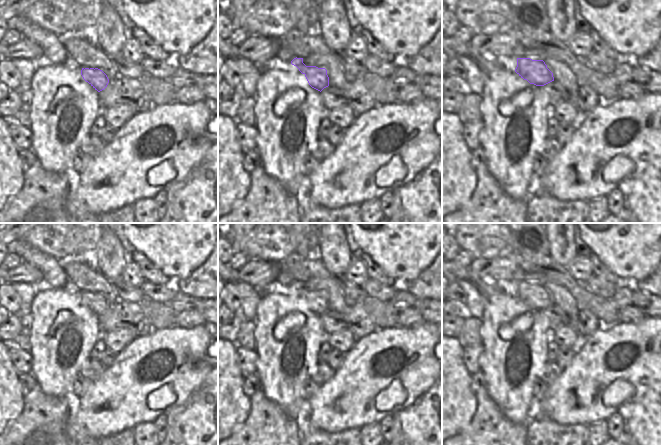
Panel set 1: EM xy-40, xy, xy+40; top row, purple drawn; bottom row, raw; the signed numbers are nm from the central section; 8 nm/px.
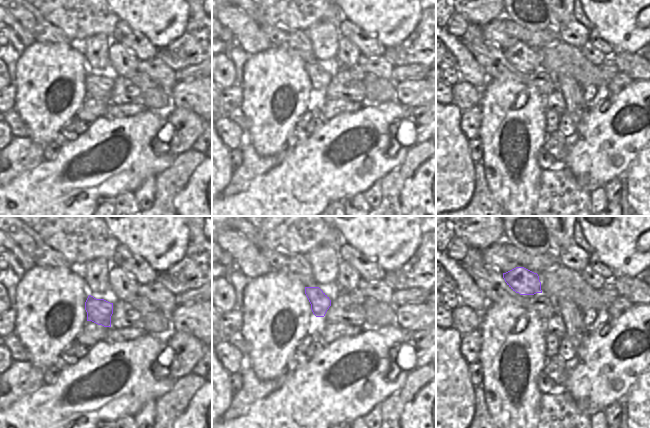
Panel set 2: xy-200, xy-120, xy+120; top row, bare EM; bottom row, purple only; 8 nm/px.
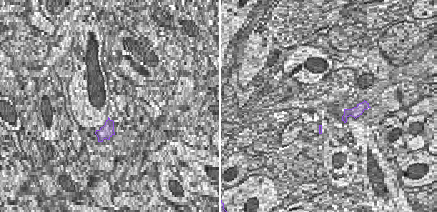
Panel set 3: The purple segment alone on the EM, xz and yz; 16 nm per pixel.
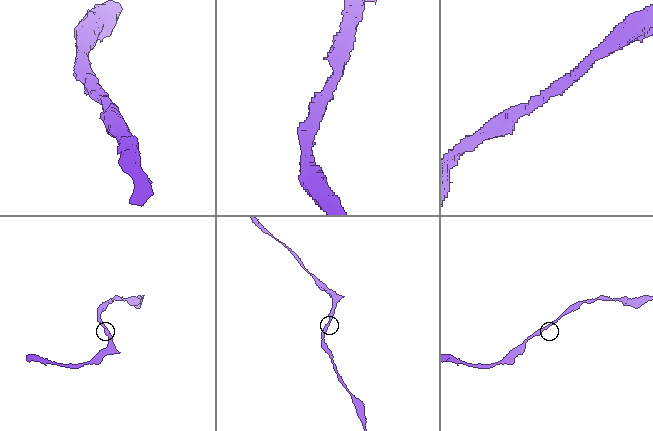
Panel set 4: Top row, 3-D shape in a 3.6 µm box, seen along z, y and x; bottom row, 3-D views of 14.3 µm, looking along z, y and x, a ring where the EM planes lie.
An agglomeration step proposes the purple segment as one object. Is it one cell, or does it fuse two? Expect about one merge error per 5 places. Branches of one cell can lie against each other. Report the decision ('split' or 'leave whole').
leave whole

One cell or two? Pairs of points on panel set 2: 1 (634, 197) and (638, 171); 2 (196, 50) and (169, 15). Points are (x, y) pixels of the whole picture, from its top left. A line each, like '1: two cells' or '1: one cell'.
1: one cell
2: two cells

